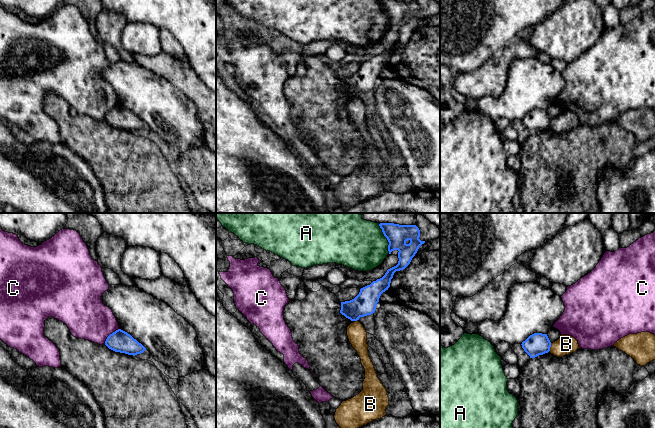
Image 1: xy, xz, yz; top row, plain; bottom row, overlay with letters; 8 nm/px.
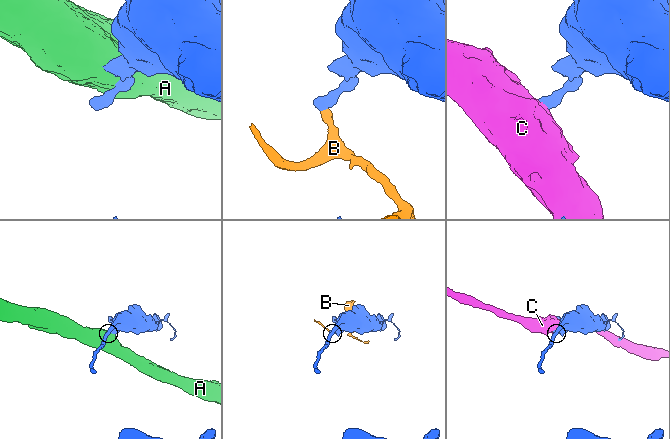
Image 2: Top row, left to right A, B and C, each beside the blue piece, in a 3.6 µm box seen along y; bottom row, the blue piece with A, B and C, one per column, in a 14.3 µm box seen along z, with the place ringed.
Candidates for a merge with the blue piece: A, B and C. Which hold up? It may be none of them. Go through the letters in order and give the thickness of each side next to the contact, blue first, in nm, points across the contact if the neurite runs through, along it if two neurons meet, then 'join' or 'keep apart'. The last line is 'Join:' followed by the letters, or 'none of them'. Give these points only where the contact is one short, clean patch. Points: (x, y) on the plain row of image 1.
A: 170/380 nm | keep apart
B: 180/150 nm | along yz (551, 119), (548, 127) | keep apart
C: 180/340 nm | keep apart
Join: none of them

